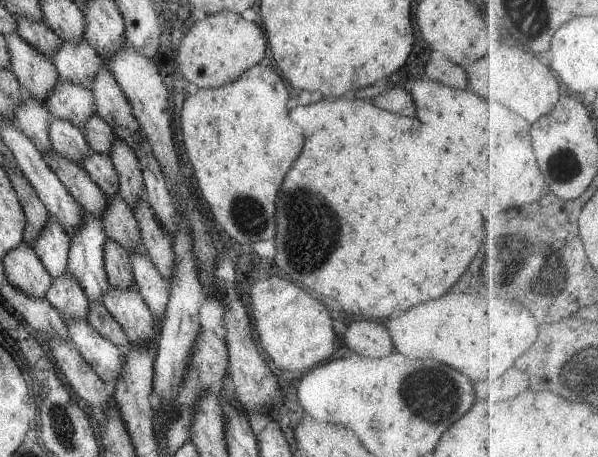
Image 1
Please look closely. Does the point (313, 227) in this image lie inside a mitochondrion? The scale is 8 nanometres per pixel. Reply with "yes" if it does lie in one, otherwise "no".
yes

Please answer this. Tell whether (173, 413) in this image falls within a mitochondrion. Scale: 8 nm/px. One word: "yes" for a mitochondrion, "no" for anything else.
no

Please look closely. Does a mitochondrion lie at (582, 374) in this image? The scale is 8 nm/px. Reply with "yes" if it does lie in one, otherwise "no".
yes

